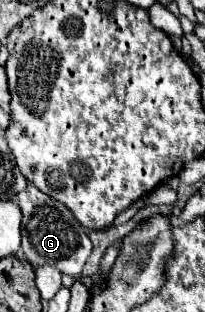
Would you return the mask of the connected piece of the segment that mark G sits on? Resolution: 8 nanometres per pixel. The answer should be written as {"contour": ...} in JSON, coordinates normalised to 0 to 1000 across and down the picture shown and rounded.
{"contour":[[[161,590],[132,596],[102,622],[83,622],[93,667],[112,679],[112,776],[102,795],[122,808],[122,827],[161,853],[210,853],[249,846],[268,853],[298,878],[337,878],[385,891],[434,814],[444,814],[444,769],[424,756],[424,737],[356,699],[356,686],[278,641],[239,635],[200,609],[180,609]]]}

